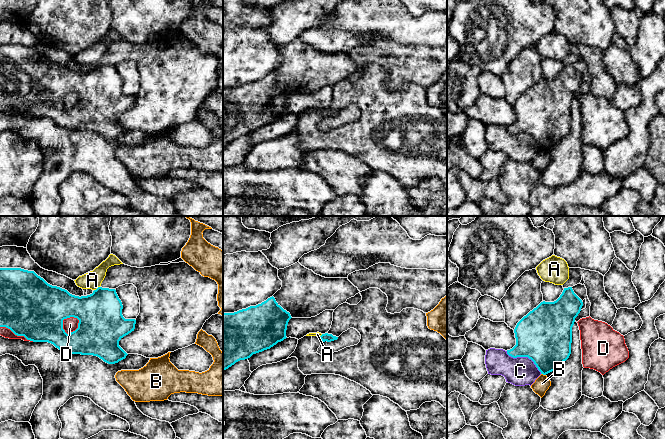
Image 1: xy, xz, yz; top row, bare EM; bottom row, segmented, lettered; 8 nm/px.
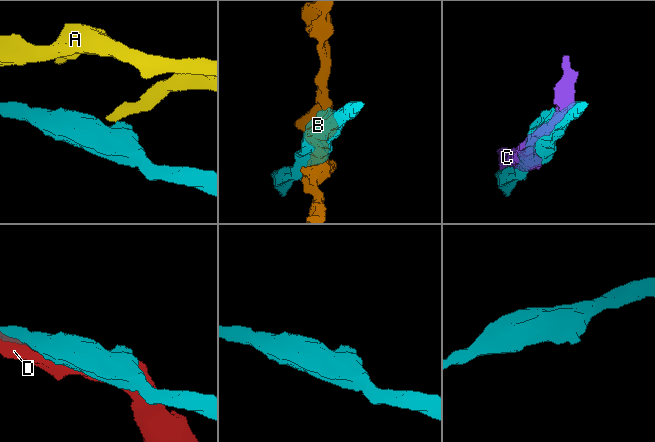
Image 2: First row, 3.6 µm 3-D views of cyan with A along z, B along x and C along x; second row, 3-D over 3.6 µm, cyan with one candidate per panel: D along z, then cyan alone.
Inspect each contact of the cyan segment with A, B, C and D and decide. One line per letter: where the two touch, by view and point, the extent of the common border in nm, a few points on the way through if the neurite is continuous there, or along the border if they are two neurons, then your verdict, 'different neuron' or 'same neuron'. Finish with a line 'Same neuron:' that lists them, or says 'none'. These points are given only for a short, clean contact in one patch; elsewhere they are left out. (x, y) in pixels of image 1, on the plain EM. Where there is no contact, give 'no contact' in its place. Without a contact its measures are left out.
A: contact xy (97, 64); length 60 nm; border xy (99, 62), (94, 66); different neuron
B: contact yz (543, 150); length 40 nm; different neuron
C: contact yz (525, 132); length 340 nm; different neuron
D: contact xy (78, 103); length 160 nm; different neuron
Same neuron: none

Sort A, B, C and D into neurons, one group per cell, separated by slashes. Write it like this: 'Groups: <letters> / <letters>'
Groups: A / B / C / D

